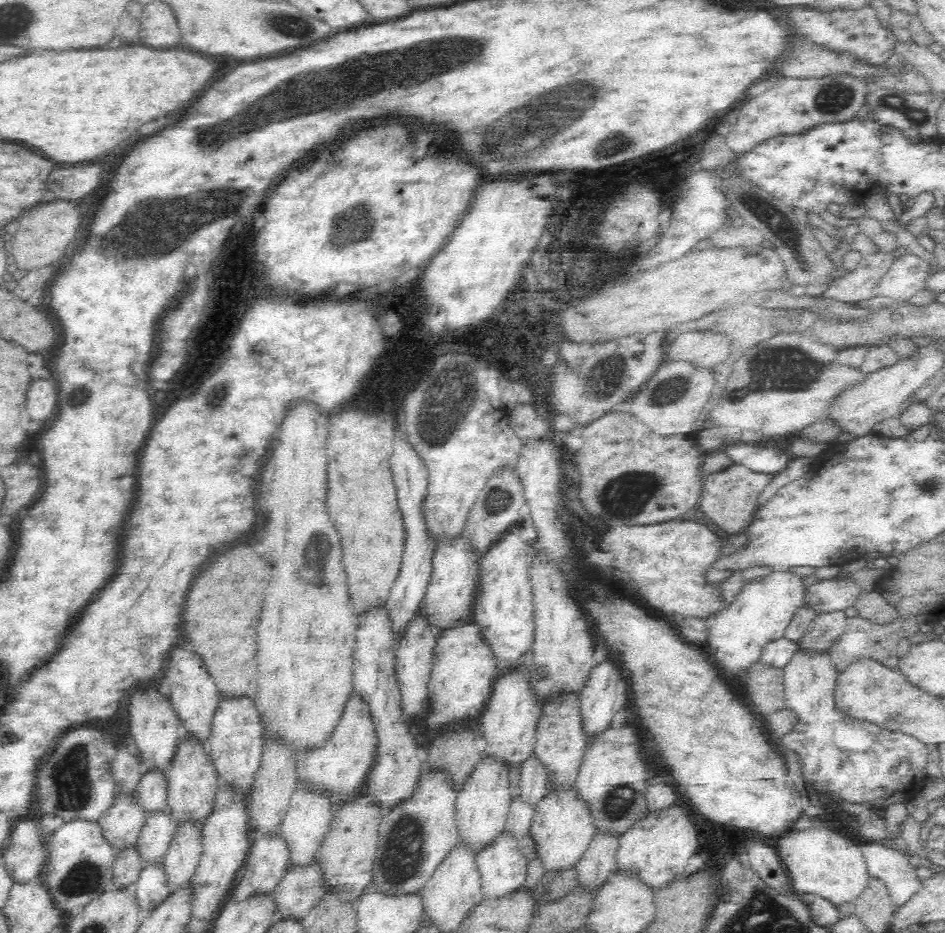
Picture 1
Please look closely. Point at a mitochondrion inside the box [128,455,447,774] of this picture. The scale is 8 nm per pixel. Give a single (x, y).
(317, 543)

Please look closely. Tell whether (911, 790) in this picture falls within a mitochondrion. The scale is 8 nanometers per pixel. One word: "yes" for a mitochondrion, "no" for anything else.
no

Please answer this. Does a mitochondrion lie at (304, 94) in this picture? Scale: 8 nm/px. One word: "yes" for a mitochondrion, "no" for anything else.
yes

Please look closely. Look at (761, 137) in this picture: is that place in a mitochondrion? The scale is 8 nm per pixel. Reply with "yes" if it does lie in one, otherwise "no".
no

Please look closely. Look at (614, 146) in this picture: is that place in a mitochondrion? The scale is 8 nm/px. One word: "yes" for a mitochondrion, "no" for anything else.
yes

